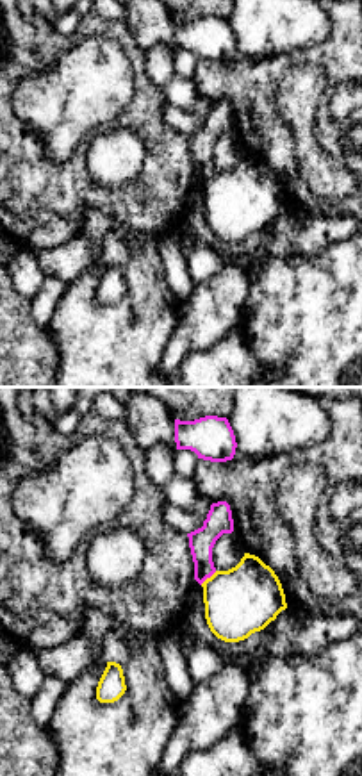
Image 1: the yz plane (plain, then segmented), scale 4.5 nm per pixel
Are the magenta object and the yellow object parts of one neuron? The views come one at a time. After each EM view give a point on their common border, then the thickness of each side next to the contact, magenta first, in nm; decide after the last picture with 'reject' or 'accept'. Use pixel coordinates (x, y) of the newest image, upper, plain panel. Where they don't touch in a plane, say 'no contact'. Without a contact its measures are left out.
meets magenta at (207, 177); 120 nm thick on the magenta side, 300 nm on the other

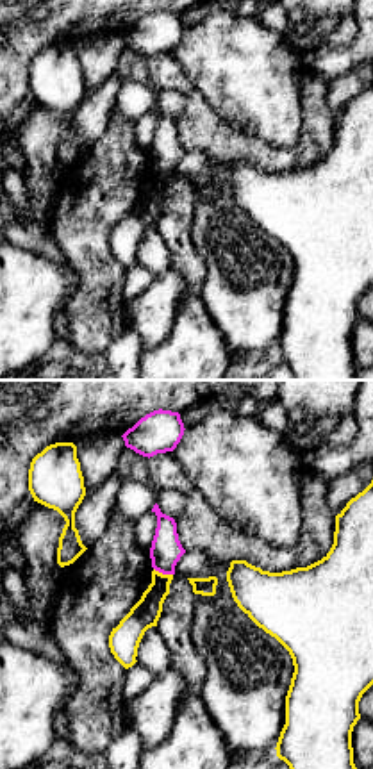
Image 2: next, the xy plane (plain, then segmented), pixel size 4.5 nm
meets magenta at (163, 173); 140 nm thick on the magenta side, 130 nm on the other

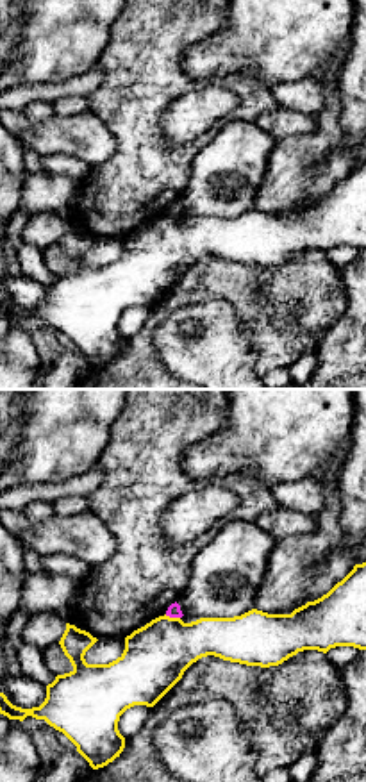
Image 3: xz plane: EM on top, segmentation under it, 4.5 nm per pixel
meets magenta at (172, 216); 60 nm thick on the magenta side, 300 nm on the other

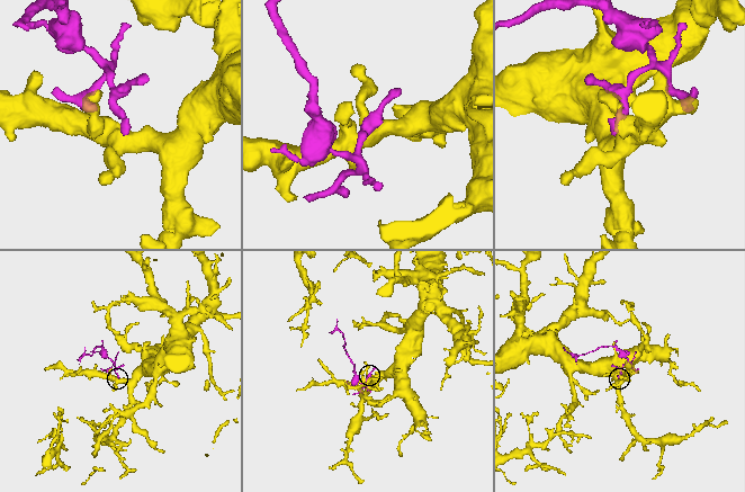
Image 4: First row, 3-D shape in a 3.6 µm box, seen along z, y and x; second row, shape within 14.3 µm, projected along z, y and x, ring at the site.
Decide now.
reject

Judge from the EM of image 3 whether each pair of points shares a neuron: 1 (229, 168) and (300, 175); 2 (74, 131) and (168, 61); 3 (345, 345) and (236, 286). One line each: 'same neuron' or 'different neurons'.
1: different neurons
2: different neurons
3: different neurons

